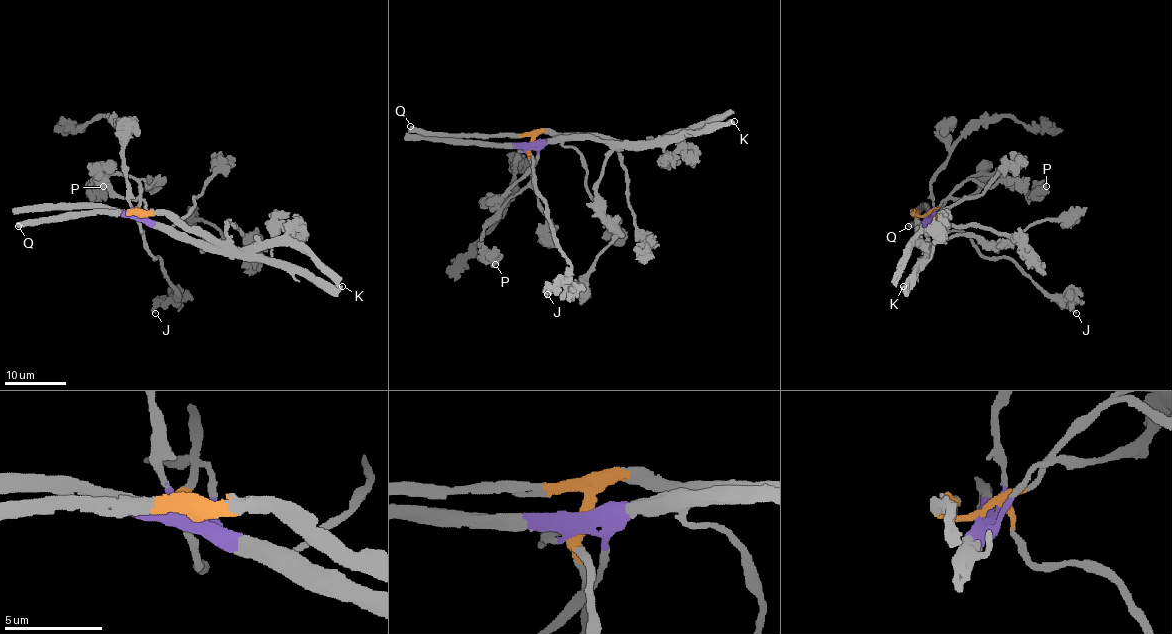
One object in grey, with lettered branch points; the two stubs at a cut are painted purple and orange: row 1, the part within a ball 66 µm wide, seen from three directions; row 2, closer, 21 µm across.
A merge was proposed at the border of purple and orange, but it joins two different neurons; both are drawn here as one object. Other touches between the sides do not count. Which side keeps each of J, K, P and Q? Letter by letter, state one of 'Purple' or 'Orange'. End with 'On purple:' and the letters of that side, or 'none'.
J: Orange
K: Purple
P: Orange
Q: Orange
On purple: K

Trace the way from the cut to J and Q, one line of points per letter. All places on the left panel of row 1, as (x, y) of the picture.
J: (139, 215), (143, 246), (159, 259), (163, 273), (179, 293), (159, 302), (153, 308), (156, 313)
Q: (139, 215), (61, 214), (26, 220), (18, 226)

